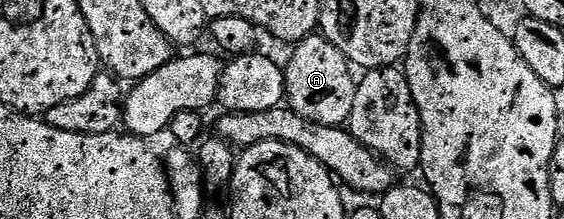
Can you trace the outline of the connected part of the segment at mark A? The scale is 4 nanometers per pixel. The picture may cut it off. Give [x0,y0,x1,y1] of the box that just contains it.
[285,35,356,126]

